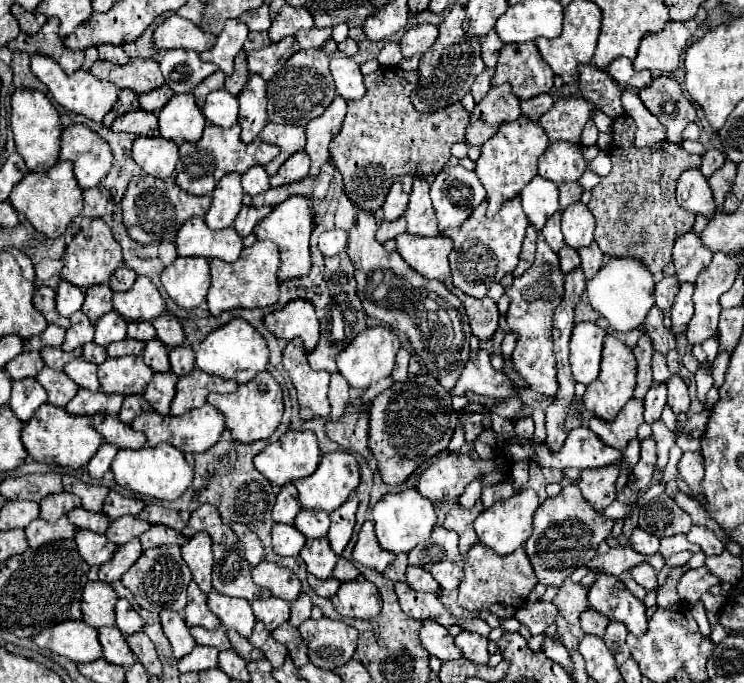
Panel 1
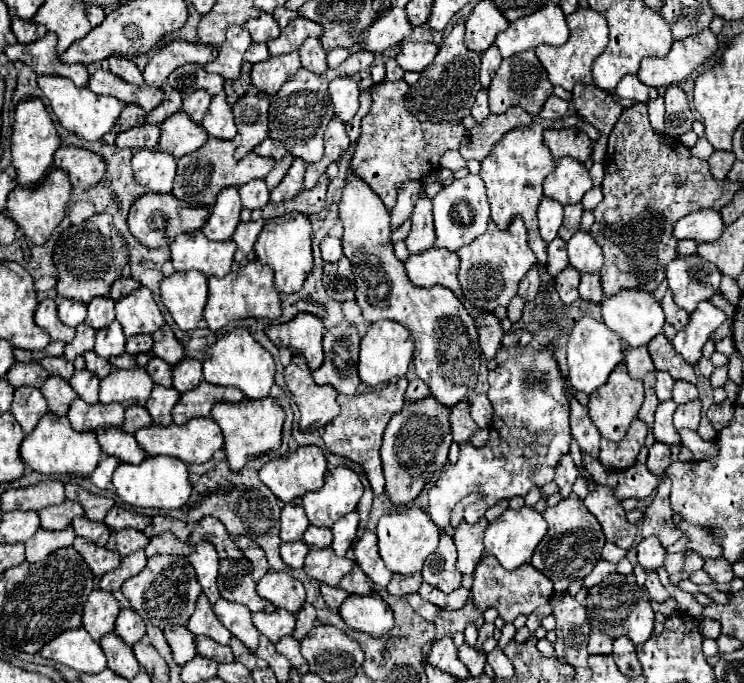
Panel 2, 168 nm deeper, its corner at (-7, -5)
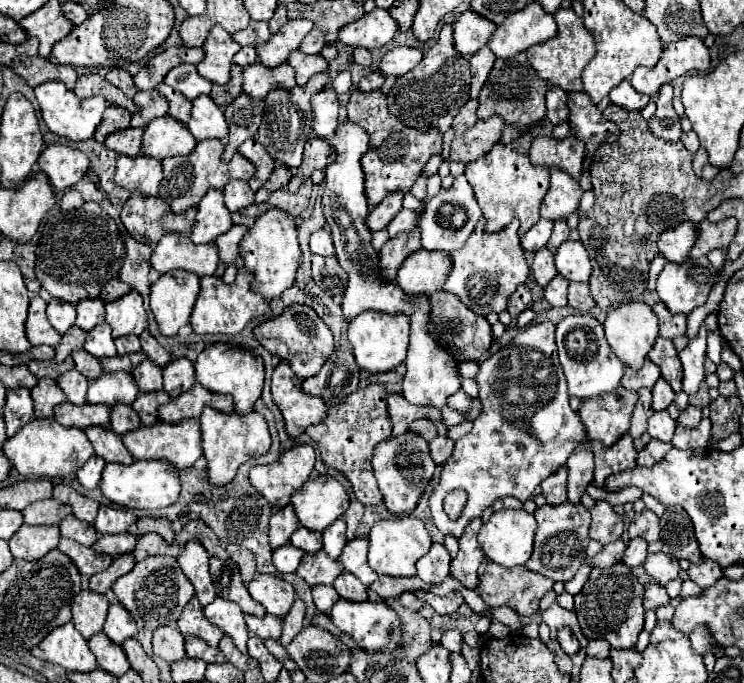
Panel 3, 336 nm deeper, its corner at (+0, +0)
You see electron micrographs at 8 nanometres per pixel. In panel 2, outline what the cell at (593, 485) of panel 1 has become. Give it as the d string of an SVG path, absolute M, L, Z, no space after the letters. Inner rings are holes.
M596 485L584 499L588 511L598 519L608 541L616 543L622 549L630 549L636 537L636 527L626 521L622 503L608 491L608 487Z

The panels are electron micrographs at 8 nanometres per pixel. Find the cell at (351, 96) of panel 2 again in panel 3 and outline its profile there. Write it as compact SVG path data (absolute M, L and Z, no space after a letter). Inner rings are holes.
M321 90L311 98L313 108L313 134L317 138L331 138L337 128L339 102L335 90Z

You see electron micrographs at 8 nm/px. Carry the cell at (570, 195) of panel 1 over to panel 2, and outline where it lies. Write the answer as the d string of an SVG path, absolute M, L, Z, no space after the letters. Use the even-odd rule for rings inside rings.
M576 203L576 205L568 205L568 207L564 207L564 223L562 223L560 231L558 231L558 235L560 235L564 241L568 241L568 239L572 237L572 233L578 231L578 227L580 227L580 219L582 219L582 213L584 213L582 203Z

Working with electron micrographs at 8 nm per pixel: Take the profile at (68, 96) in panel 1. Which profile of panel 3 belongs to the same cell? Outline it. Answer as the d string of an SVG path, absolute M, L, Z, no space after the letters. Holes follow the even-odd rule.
M45 82L41 86L35 88L35 98L39 102L41 108L41 118L45 120L47 128L63 138L69 138L73 142L79 140L89 140L93 138L93 132L97 128L97 124L103 118L103 112L107 108L105 98L89 98L89 100L81 100L77 98L71 90L65 88L65 84L61 82Z

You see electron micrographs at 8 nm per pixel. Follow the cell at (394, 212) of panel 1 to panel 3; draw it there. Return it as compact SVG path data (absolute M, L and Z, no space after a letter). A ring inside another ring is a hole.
M393 192L393 194L389 194L379 206L375 206L375 208L371 210L371 214L367 216L369 230L371 230L371 232L383 230L383 228L395 218L395 214L401 210L401 200L403 200L403 194L401 194L401 192Z

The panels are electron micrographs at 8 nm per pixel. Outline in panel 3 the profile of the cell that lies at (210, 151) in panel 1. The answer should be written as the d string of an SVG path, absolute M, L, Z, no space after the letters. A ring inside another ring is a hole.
M201 140L197 142L193 154L187 156L187 160L183 160L183 156L173 156L173 158L165 158L163 160L163 182L159 186L159 194L173 212L185 212L191 206L197 206L201 196L209 190L209 188L217 188L221 190L229 180L249 180L253 176L253 164L247 162L239 152L233 156L233 160L229 164L221 162L221 154L223 154L223 142L221 140Z

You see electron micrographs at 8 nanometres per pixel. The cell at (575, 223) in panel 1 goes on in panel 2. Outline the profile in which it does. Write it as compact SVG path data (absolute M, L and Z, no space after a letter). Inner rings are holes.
M578 229L572 235L572 239L568 241L568 259L570 259L570 265L576 267L580 273L596 271L602 267L600 245L592 239L590 231Z

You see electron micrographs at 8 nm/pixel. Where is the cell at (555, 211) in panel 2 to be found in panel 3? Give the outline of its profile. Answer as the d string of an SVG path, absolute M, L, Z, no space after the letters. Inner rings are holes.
M541 218L529 232L525 232L525 236L521 236L521 246L525 252L537 252L541 250L549 236L551 236L551 230L553 230L553 222Z

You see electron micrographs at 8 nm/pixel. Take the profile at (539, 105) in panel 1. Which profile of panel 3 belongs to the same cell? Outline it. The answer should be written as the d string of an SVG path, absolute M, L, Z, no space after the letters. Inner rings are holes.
M551 88L547 92L547 118L549 118L549 122L553 126L567 120L567 116L569 116L567 98L569 98L569 94L565 90L561 90L561 88Z

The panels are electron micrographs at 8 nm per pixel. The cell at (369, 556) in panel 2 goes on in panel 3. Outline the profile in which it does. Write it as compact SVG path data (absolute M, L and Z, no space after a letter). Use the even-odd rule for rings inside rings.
M355 538L345 544L345 548L339 556L339 562L343 564L343 568L347 572L355 574L365 586L369 586L371 582L377 580L377 572L373 572L367 562L367 548L369 548L367 538Z

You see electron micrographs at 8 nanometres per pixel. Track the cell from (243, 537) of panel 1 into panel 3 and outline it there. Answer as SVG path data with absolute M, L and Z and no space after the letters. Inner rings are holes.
M229 544L227 552L229 552L231 560L239 566L239 574L241 574L243 582L245 584L251 582L253 576L255 576L255 558L253 558L253 554L249 550L237 546L237 544Z

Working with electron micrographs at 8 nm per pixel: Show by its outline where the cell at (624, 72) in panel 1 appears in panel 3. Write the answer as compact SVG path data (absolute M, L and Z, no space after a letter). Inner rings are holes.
M625 80L625 82L621 82L619 86L615 86L611 90L609 100L615 106L623 108L623 110L643 110L649 104L651 98L645 96L645 94L639 94L637 90L633 90L633 86L629 84L629 80Z

